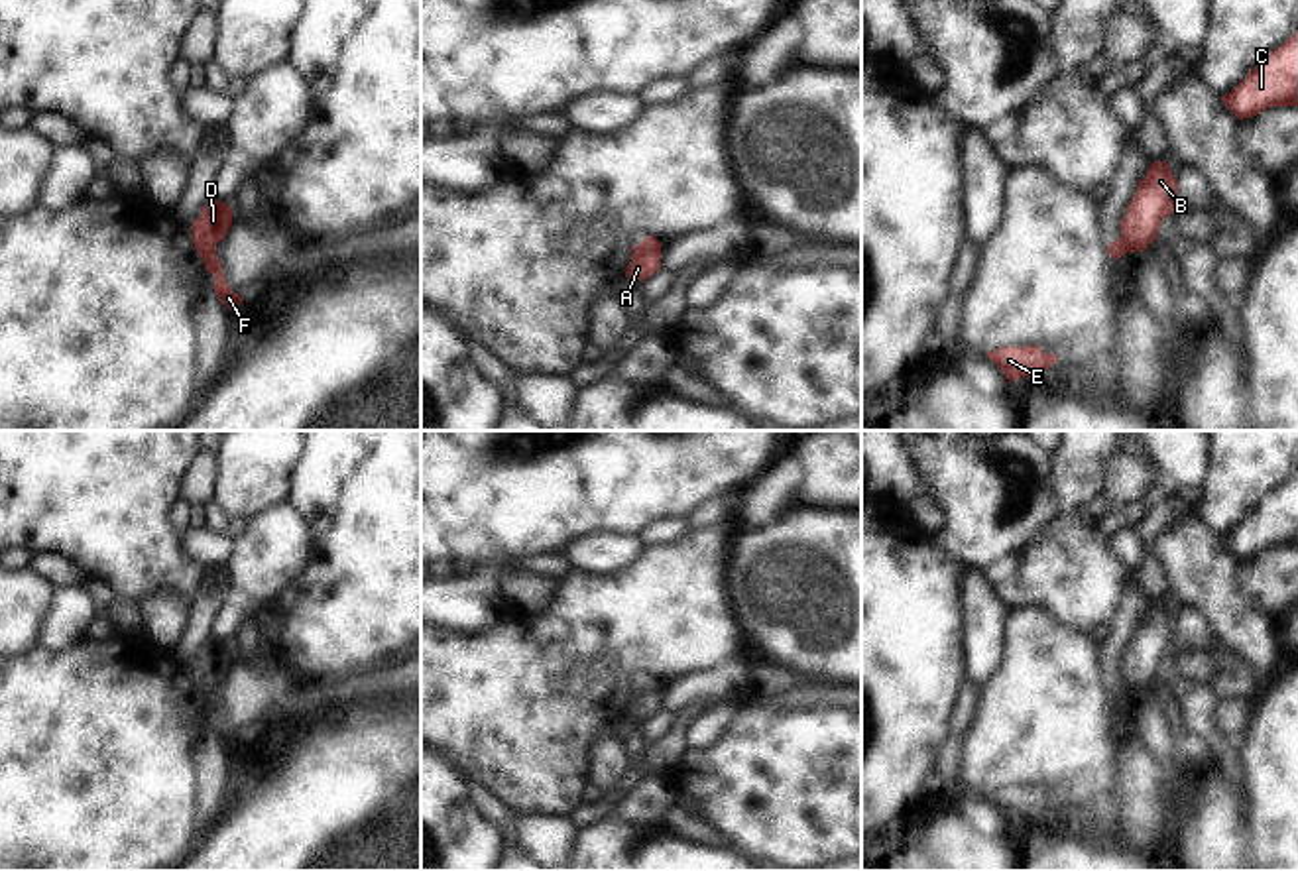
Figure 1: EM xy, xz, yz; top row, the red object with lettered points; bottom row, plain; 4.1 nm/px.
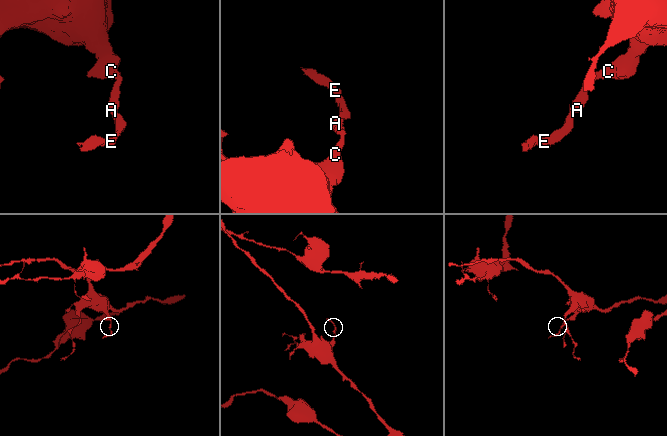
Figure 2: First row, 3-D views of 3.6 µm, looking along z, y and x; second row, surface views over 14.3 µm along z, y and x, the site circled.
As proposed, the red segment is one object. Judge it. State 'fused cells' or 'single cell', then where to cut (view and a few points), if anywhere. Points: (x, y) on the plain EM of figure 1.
fused cells; cut xz (659, 689), (634, 693)

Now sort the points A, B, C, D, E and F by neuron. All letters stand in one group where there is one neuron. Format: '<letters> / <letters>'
A B C D / E F

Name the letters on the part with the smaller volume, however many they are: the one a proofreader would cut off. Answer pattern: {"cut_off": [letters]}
{"cut_off": ["E", "F"]}

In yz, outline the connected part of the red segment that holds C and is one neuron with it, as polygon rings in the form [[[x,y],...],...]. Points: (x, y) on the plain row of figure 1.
[[[1298,472],[1270,492],[1221,541],[1237,560],[1253,558],[1272,547],[1298,547]]]

